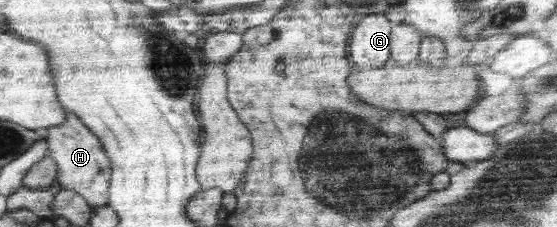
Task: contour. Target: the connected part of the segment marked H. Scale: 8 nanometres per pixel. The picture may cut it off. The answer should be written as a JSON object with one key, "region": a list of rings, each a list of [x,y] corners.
{"region":[[[76,113],[68,116],[68,122],[49,130],[47,136],[49,156],[58,162],[59,177],[57,189],[76,190],[94,209],[100,209],[109,204],[112,168],[104,147]]]}

